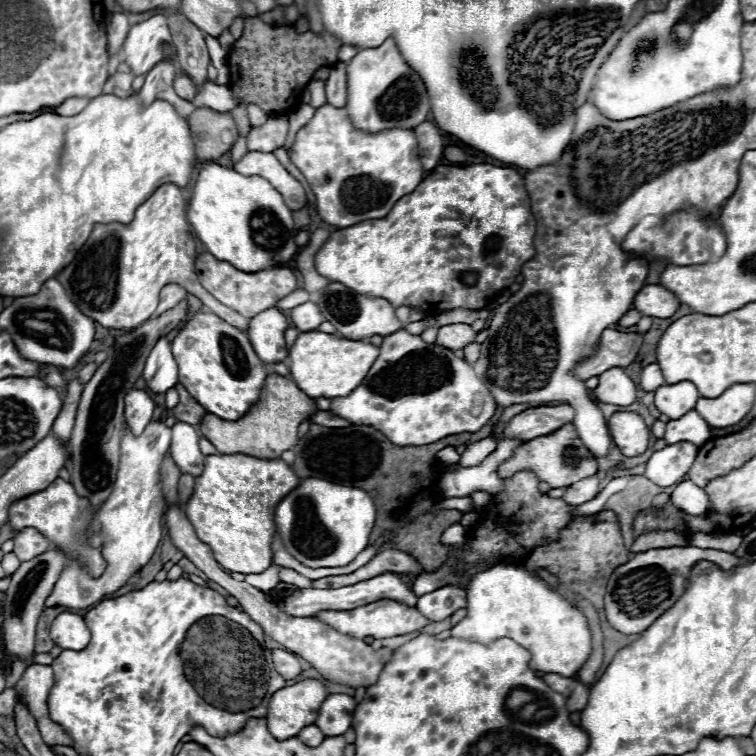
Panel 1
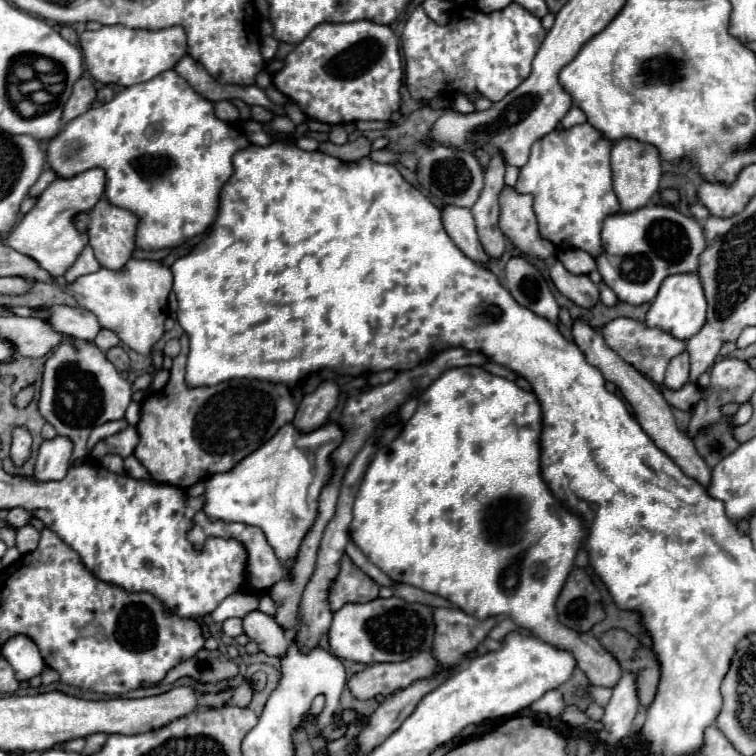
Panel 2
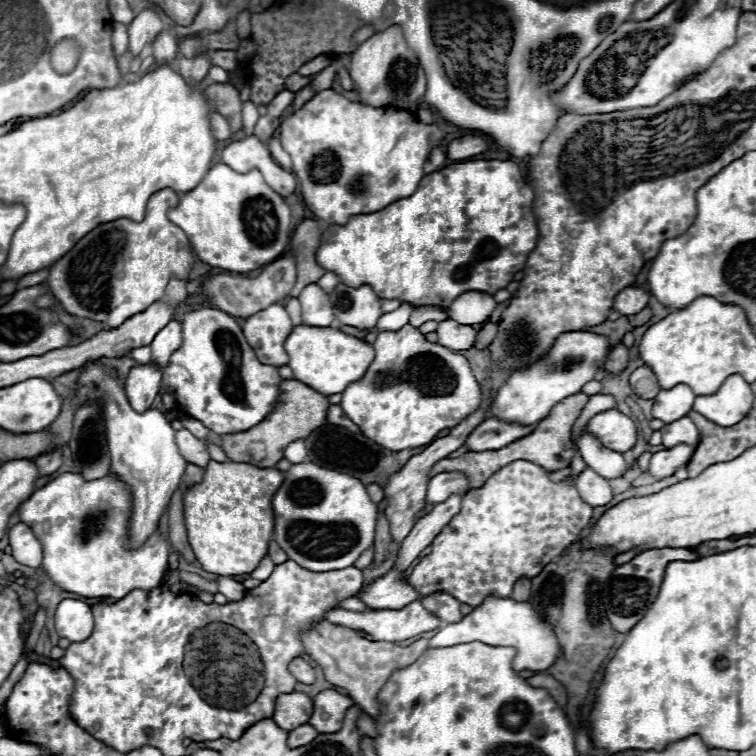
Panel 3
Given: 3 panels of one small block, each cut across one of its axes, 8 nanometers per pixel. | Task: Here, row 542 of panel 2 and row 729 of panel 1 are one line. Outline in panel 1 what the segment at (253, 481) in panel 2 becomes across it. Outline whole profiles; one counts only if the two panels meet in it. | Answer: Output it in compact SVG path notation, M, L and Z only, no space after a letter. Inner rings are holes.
M304 680L304 682L296 682L292 686L280 688L272 694L270 704L268 704L268 730L278 738L278 740L286 740L296 736L306 724L314 724L318 718L318 708L320 704L326 700L328 692L322 686L322 682L318 680Z

